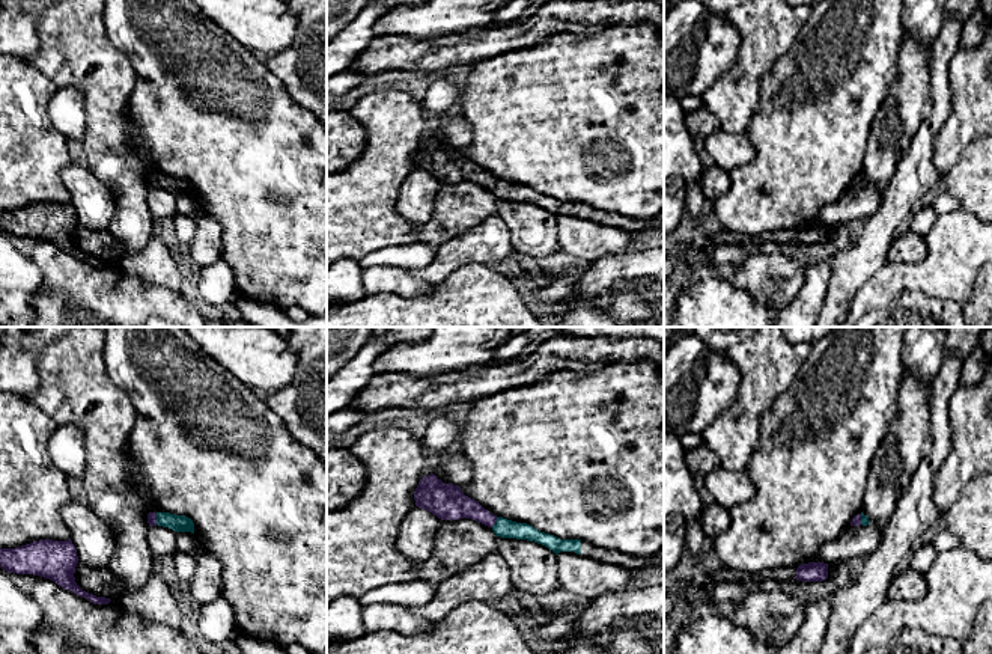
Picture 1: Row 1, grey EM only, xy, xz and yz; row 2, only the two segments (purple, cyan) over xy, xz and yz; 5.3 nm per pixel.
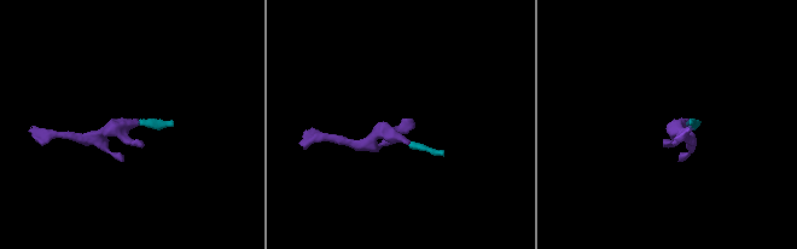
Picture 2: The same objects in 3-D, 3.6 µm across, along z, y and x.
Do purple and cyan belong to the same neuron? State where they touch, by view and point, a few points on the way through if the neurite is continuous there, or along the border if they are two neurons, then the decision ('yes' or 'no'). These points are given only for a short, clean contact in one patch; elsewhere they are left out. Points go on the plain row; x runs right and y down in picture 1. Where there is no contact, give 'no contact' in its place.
contact xz (496, 183); way xz (452, 166), (496, 183), (503, 190); yes

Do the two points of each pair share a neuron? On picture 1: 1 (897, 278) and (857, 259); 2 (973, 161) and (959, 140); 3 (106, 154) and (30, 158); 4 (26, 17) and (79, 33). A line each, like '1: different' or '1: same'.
1: different
2: different
3: different
4: different

